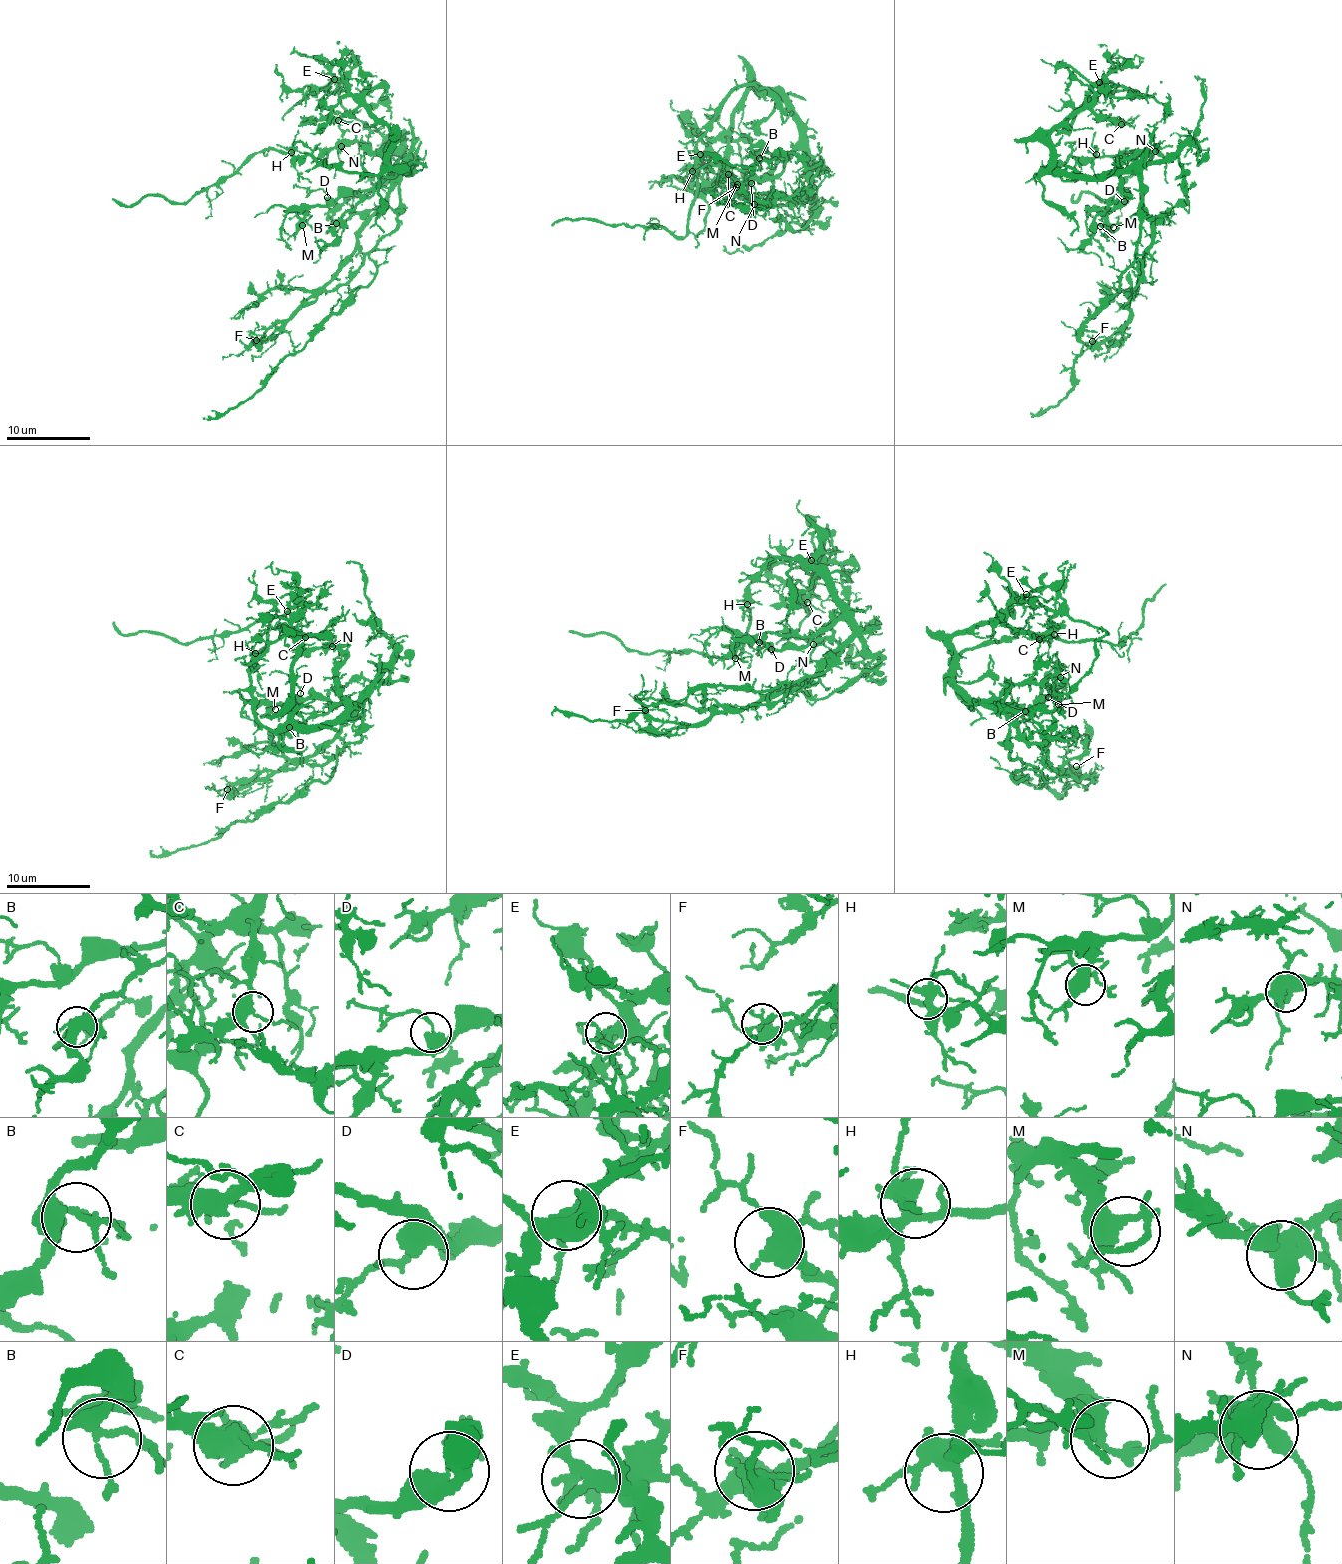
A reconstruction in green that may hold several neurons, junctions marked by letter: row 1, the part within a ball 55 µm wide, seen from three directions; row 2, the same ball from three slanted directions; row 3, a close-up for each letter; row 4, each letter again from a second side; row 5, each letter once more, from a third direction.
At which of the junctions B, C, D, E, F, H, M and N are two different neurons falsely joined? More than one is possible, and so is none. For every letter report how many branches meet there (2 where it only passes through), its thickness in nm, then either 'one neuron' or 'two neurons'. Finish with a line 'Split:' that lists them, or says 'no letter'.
B: branches 5; calibre 320 nm; one neuron
C: branches 4; calibre 360 nm; one neuron
D: branches 3; calibre 340 nm; one neuron
E: branches 5; calibre 300 nm; one neuron
F: branches 5; calibre 360 nm; two neurons
H: branches 7; calibre 400 nm; one neuron
M: branches 6; calibre 360 nm; one neuron
N: branches 4; calibre 440 nm; one neuron
Split: F

